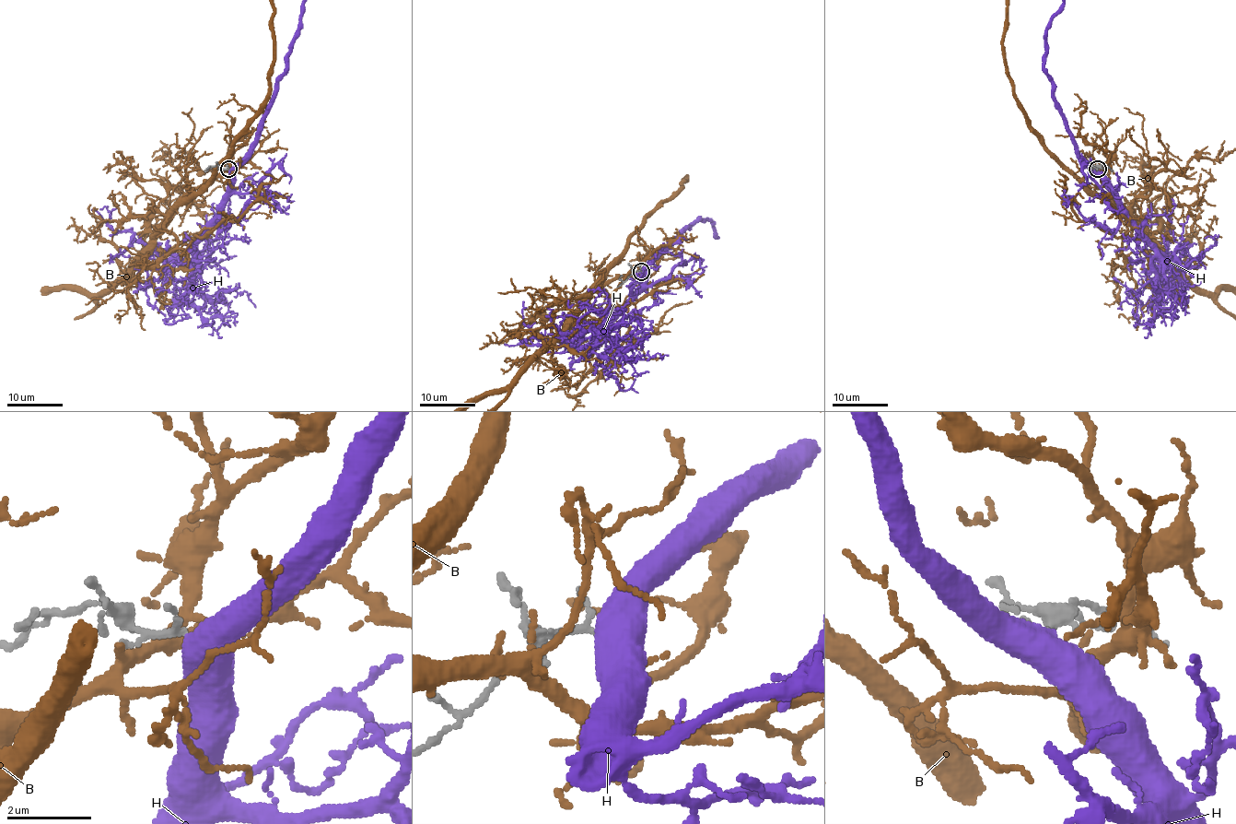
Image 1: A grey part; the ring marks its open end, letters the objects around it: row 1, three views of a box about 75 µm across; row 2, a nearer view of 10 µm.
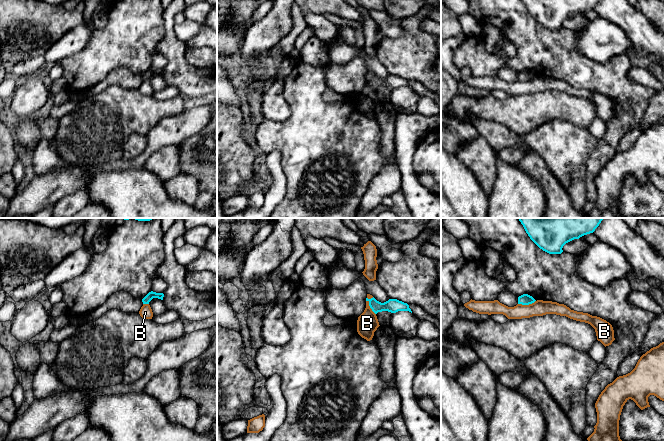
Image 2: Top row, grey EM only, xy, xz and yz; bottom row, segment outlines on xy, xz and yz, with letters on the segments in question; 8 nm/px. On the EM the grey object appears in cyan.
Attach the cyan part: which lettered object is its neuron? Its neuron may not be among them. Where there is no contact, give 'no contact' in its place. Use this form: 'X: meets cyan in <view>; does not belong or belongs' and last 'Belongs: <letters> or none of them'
B: meets cyan in xz; does not belong
H: no contact; belongs
Belongs: H

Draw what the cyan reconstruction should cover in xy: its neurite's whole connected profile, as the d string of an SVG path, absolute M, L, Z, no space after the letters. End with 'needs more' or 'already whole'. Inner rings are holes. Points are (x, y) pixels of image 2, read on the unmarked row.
M149 68L143 75L142 78L143 80L149 80L149 78L153 75L153 74L158 74L163 76L164 70L163 69L156 69L156 68Z | already whole

